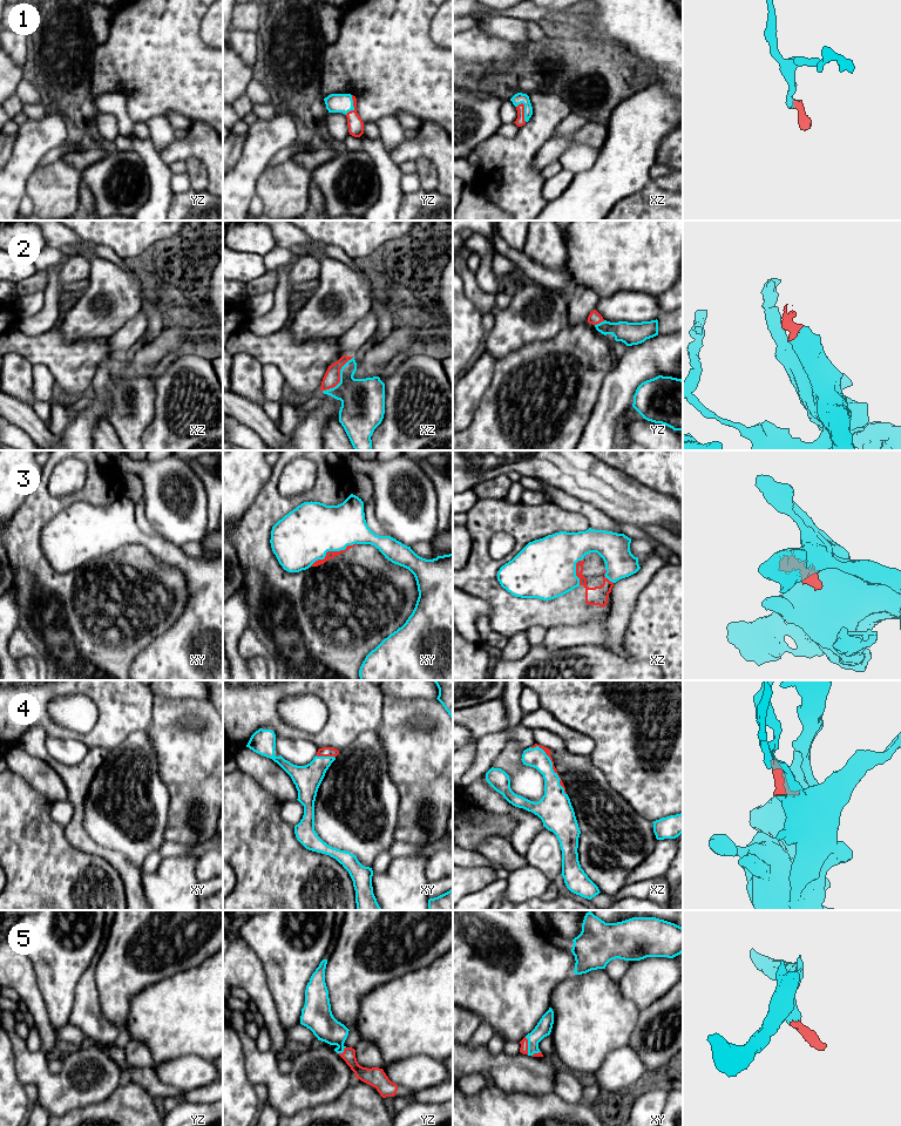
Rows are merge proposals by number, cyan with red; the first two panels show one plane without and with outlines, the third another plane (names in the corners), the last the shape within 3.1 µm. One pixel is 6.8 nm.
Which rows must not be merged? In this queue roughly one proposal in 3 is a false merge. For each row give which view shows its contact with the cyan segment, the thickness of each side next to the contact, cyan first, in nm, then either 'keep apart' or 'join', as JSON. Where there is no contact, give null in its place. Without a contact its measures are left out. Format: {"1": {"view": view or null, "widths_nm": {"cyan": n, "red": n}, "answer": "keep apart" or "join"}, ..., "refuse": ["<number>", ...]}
{"1": {"view": "xz", "widths_nm": {"cyan": 80, "red": 70}, "answer": "join"}, "2": {"view": "xz", "widths_nm": {"cyan": 300, "red": 110}, "answer": "join"}, "3": {"view": "xy", "widths_nm": {"cyan": 380, "red": 50}, "answer": "keep apart"}, "4": {"view": "xz", "widths_nm": {"cyan": 190, "red": 40}, "answer": "join"}, "5": {"view": "xy", "widths_nm": {"cyan": 110, "red": 60}, "answer": "join"}, "refuse": ["3"]}

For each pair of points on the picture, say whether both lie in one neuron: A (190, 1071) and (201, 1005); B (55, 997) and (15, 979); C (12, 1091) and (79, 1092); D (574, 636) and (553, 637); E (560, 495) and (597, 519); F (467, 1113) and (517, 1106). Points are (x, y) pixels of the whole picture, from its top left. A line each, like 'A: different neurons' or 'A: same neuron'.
A: different neurons
B: different neurons
C: different neurons
D: same neuron
E: same neuron
F: same neuron

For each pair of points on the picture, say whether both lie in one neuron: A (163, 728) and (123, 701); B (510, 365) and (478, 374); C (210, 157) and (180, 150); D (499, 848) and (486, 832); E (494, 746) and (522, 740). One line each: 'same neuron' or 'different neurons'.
A: different neurons
B: different neurons
C: same neuron
D: different neurons
E: same neuron

